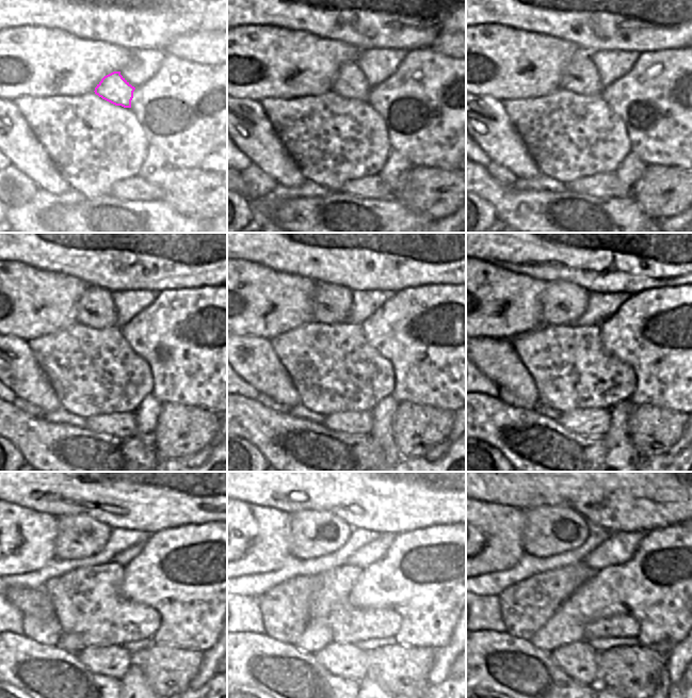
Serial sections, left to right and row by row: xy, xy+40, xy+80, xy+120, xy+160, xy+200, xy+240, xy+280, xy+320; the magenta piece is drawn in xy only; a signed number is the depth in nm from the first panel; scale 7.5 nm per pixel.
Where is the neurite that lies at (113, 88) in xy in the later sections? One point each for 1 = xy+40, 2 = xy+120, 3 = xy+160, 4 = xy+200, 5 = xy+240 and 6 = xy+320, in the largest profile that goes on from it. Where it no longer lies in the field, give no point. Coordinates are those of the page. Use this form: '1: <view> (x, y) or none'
1: xy+40 (350, 83)
2: xy+120 (96, 310)
3: xy+160 (332, 304)
4: xy+200 (563, 302)
5: xy+240 (78, 537)
6: xy+320 (550, 529)

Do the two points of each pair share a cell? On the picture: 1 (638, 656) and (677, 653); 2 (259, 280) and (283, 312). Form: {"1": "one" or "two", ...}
{"1": "two", "2": "one"}

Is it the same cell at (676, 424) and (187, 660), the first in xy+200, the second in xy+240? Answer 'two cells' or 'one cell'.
one cell

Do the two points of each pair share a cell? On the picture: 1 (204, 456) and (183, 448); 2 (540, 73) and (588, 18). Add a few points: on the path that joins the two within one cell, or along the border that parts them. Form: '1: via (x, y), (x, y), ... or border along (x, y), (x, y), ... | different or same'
1: border along (214, 435), (206, 446), (181, 459) | different
2: border along (543, 34), (570, 41), (579, 47) | different

